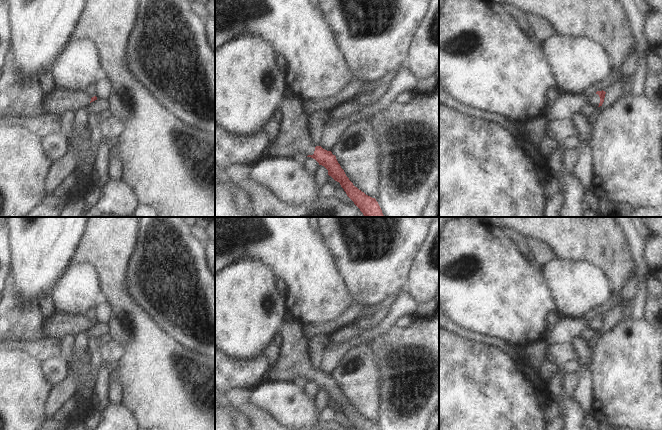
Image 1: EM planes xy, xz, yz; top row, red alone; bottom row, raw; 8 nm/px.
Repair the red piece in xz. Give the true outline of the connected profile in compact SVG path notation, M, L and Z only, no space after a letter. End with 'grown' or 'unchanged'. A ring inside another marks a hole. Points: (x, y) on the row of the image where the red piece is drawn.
M316 146L314 154L307 157L315 159L319 165L324 166L328 170L328 175L340 183L347 196L365 217L384 217L376 199L366 195L353 185L331 151L327 151L321 146Z; unchanged

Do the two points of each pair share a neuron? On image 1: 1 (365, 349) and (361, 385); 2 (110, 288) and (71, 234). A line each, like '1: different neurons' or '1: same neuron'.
1: same neuron
2: different neurons

